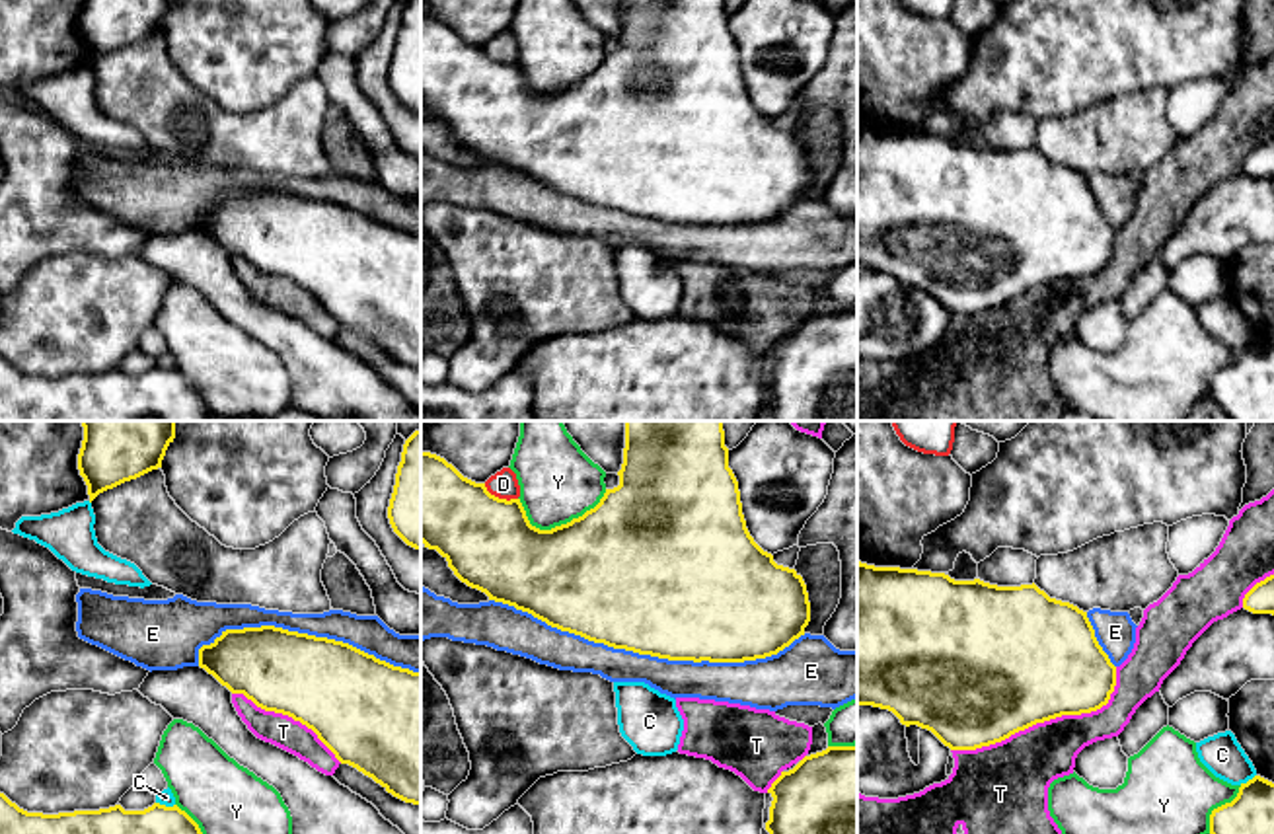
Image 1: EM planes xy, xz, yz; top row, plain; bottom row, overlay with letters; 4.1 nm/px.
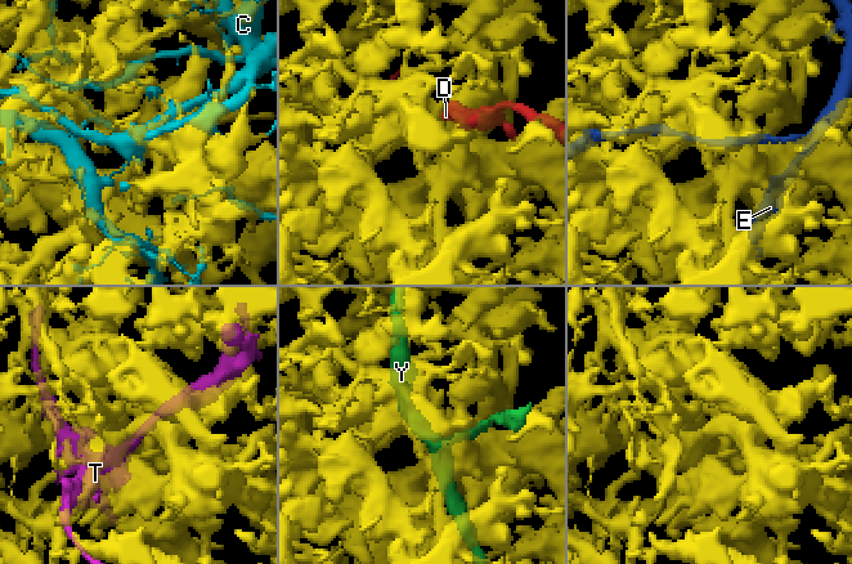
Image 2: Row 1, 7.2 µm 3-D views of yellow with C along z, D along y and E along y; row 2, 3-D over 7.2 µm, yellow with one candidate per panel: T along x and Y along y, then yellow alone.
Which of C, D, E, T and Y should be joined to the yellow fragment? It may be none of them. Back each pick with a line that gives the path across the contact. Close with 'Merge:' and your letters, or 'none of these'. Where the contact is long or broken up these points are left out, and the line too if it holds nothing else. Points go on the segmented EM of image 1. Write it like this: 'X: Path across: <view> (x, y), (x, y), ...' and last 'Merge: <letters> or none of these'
Merge: none of these

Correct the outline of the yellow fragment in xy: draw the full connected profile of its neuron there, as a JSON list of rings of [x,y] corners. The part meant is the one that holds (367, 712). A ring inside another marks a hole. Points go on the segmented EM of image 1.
[[[275,626],[226,629],[199,649],[199,666],[257,707],[300,721],[335,754],[393,797],[421,805],[421,672],[349,643]]]

